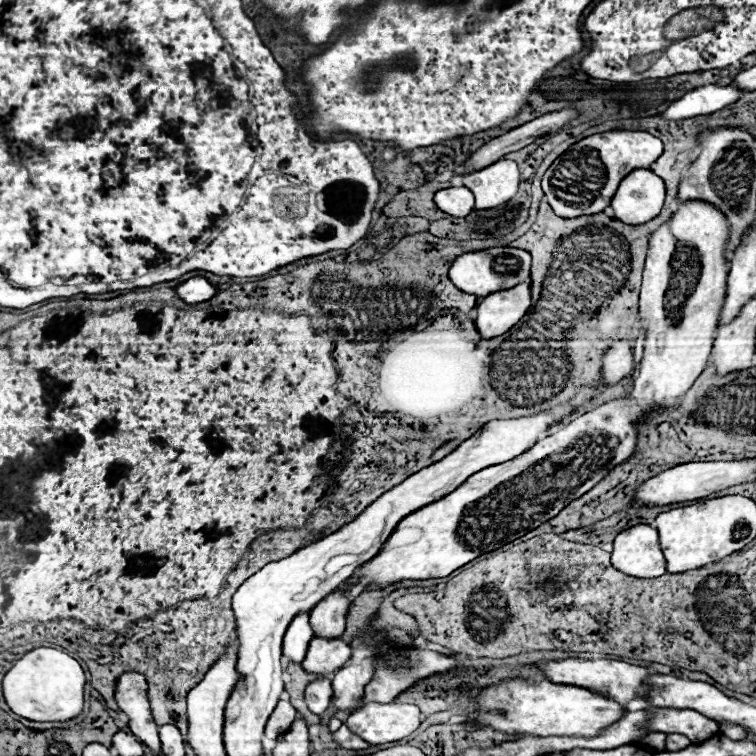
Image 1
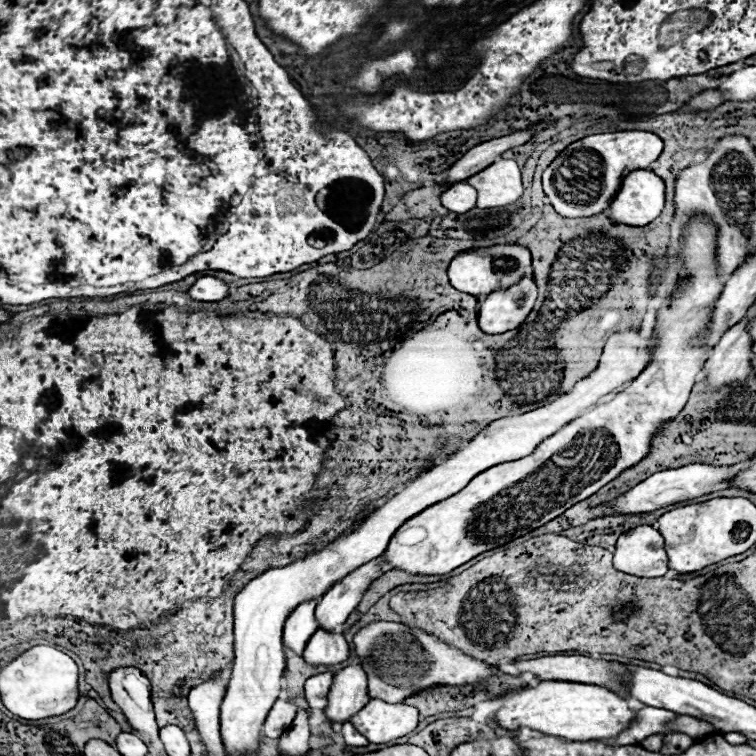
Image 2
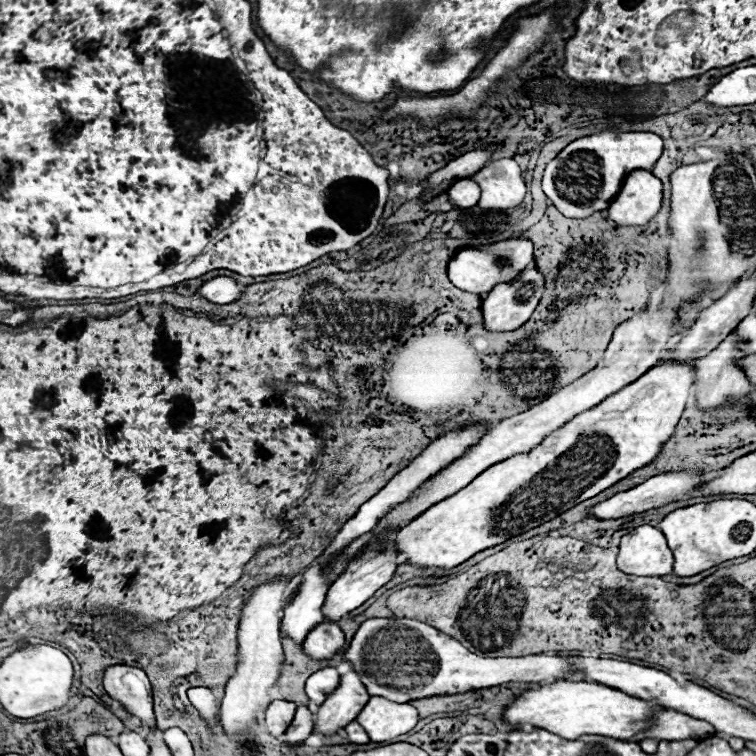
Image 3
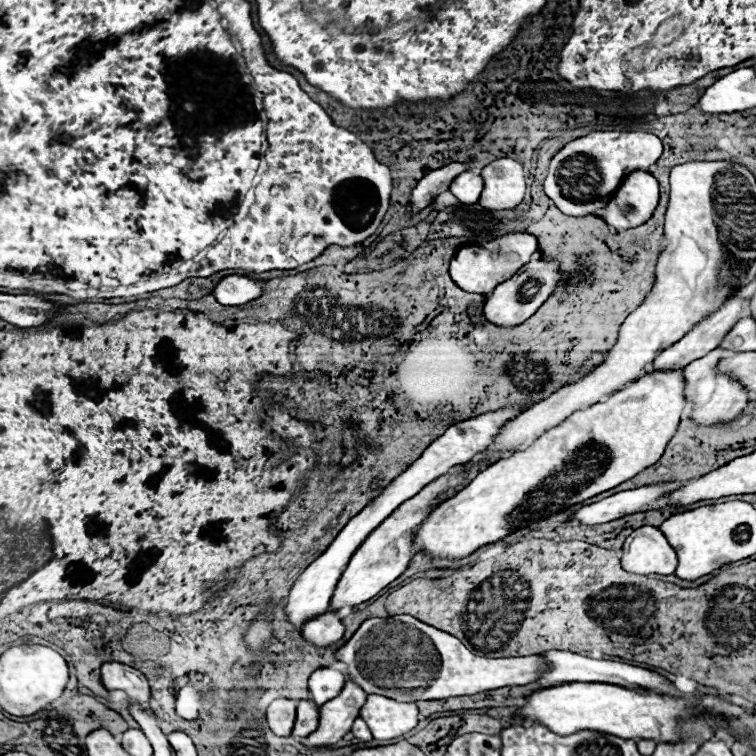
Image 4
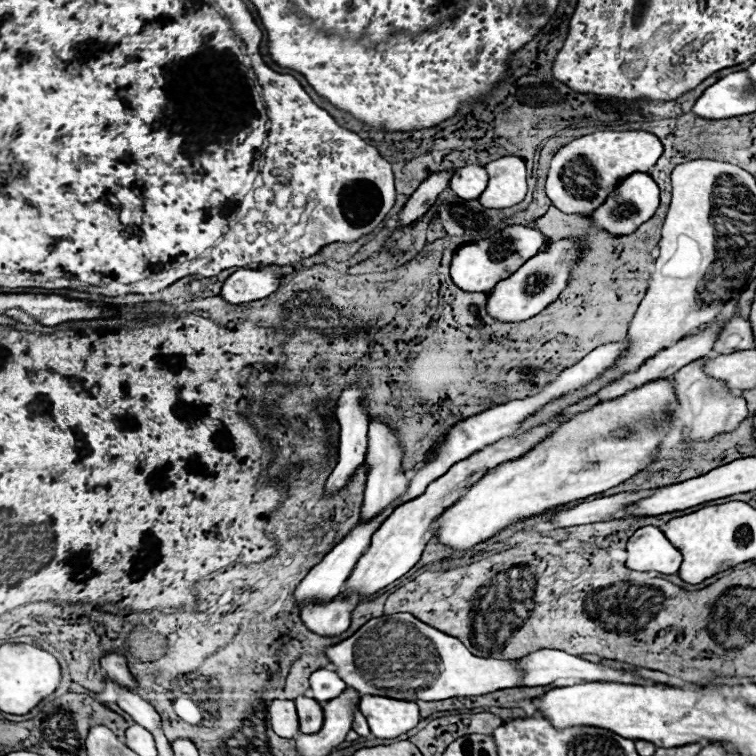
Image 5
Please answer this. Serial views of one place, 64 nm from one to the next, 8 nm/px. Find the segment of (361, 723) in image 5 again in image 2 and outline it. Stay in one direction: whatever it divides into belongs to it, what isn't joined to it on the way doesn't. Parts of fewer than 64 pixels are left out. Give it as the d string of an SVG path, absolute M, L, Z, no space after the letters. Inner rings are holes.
M342 726L342 738L344 738L344 742L346 742L346 746L368 746L370 742L362 736L362 734L358 734L352 726Z

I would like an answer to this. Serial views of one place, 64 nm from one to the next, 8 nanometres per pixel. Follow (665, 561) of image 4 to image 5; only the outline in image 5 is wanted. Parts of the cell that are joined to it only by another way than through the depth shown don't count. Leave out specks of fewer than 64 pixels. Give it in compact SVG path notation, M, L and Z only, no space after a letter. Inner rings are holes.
M644 526L634 532L626 546L628 558L626 568L636 572L660 572L678 574L682 564L682 554L666 540L660 528Z

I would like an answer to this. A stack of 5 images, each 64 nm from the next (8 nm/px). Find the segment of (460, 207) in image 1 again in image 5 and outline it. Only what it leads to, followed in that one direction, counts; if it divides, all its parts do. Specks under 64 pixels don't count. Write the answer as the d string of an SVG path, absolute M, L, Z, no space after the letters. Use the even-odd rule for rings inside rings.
M464 166L450 180L452 192L464 200L478 200L486 184L488 184L488 174L484 166Z

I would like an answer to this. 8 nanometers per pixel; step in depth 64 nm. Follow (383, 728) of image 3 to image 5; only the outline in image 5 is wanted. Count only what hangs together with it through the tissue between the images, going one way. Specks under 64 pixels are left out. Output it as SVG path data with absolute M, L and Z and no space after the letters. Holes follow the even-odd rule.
M364 694L360 700L360 712L368 720L376 738L396 738L420 722L416 702L394 700L386 696Z

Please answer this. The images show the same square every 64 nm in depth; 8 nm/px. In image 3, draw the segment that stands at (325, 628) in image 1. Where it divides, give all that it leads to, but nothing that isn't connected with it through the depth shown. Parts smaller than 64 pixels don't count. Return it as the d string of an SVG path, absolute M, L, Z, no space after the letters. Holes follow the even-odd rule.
M390 538L390 544L388 548L384 548L382 552L372 552L370 556L366 554L362 560L354 560L344 576L338 576L336 582L330 584L328 588L328 594L326 594L326 600L324 600L324 606L322 606L322 616L324 620L332 620L332 622L340 622L340 618L348 616L352 610L356 610L362 602L366 602L380 586L384 586L392 576L394 576L394 570L396 566L400 564L398 562L398 552L394 550L394 538Z

